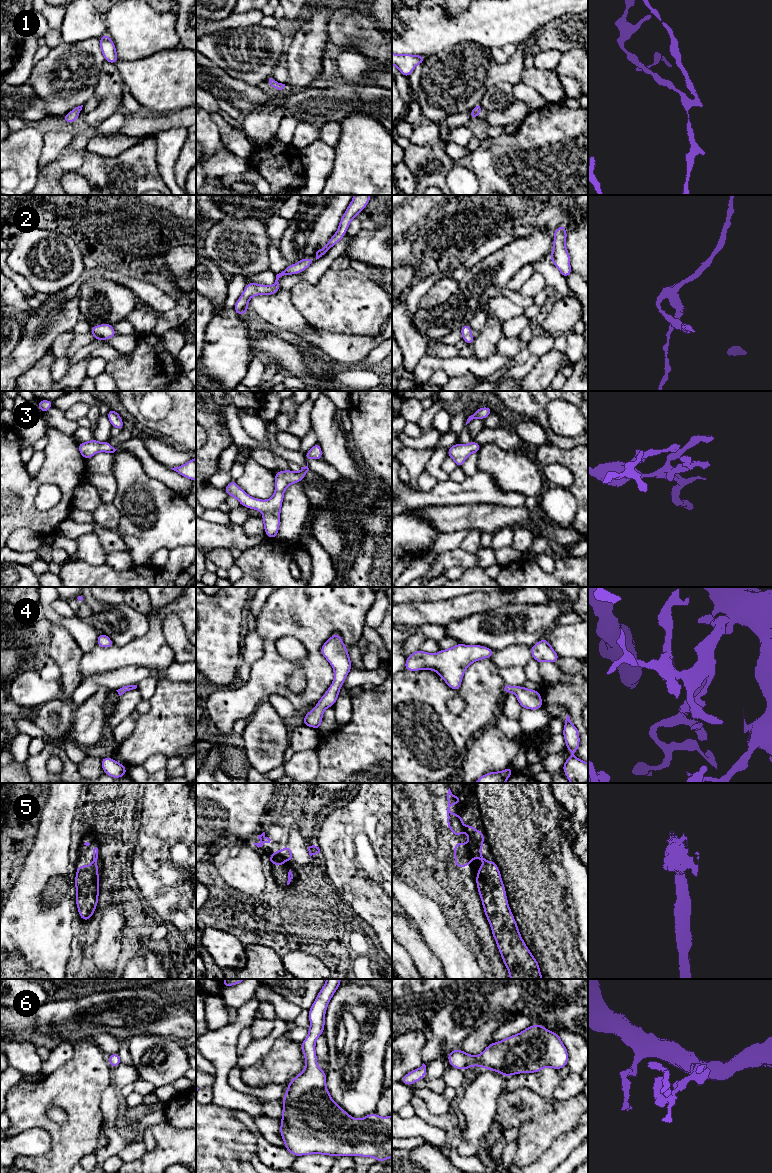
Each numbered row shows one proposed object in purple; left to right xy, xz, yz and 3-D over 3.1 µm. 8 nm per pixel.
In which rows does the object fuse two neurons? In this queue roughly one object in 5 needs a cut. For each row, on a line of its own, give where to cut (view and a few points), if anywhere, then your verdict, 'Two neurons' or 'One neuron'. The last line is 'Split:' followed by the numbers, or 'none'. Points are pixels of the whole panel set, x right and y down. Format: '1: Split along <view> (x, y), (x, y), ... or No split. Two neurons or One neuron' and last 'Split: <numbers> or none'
1: No split. One neuron
2: No split. One neuron
3: No split. One neuron
4: No split. One neuron
5: No split. One neuron
6: No split. One neuron
Split: none

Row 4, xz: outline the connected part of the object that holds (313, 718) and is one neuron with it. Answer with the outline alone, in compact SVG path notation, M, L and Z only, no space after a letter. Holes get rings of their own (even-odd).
M339 634L332 635L321 647L320 653L333 667L334 680L326 693L316 703L317 706L304 716L302 724L317 730L320 729L324 710L335 704L339 691L352 669L349 652Z

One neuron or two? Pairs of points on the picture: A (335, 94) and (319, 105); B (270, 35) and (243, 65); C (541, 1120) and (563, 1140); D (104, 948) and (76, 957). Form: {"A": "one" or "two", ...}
{"A": "one", "B": "one", "C": "two", "D": "one"}

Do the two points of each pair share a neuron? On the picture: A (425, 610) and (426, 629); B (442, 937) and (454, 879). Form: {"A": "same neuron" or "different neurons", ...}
{"A": "different neurons", "B": "different neurons"}

